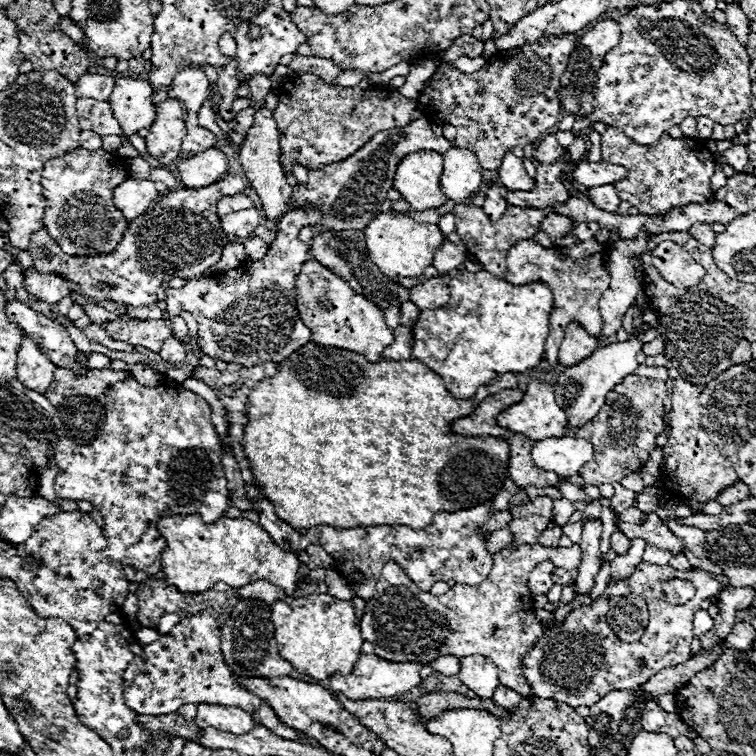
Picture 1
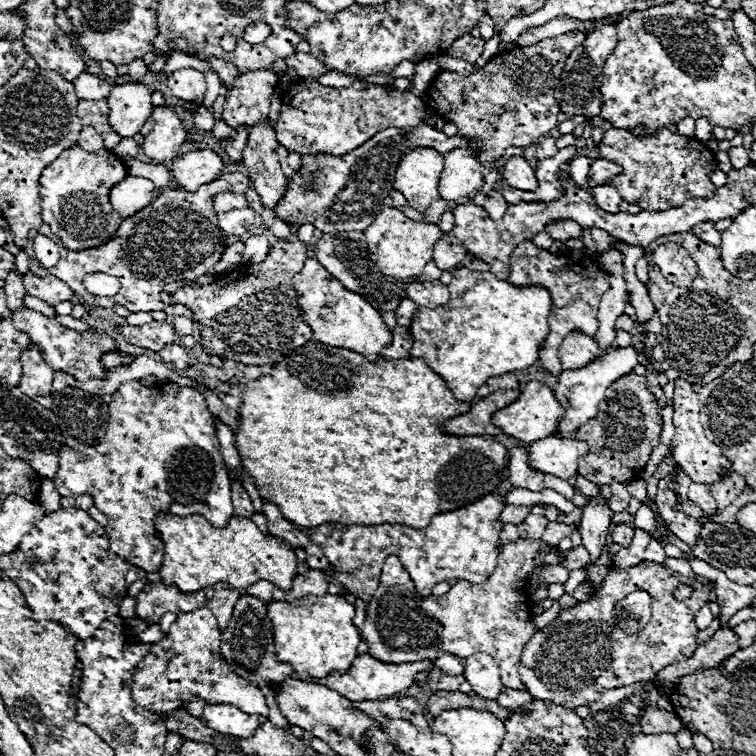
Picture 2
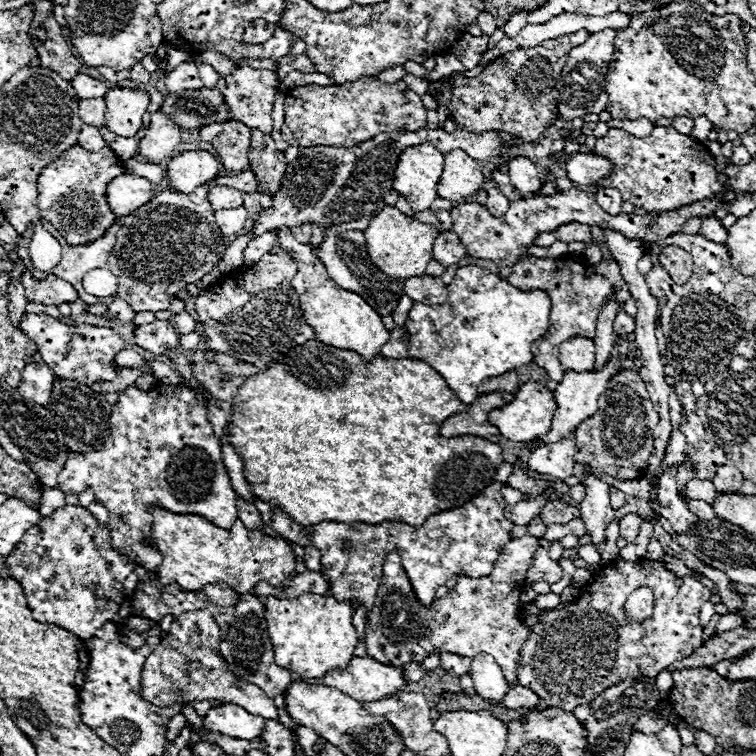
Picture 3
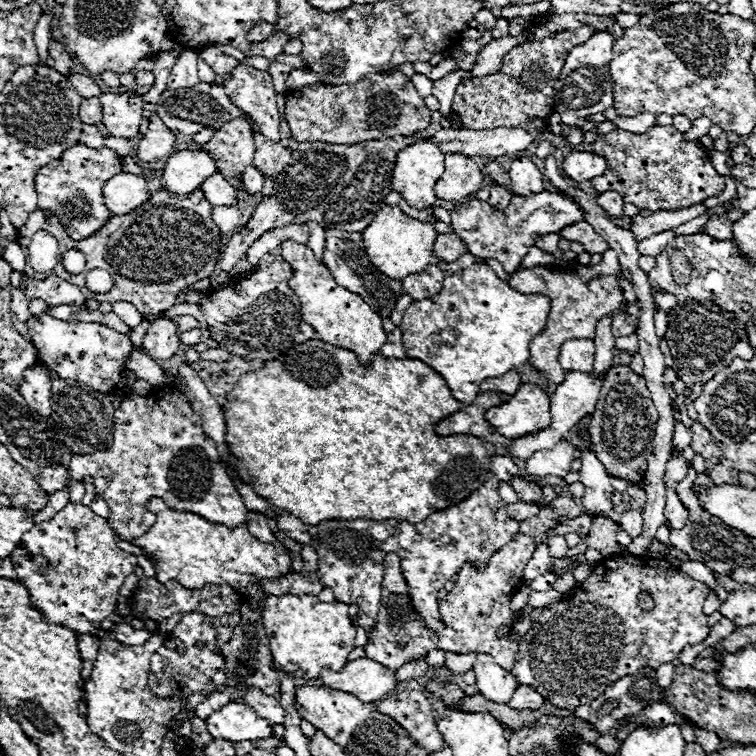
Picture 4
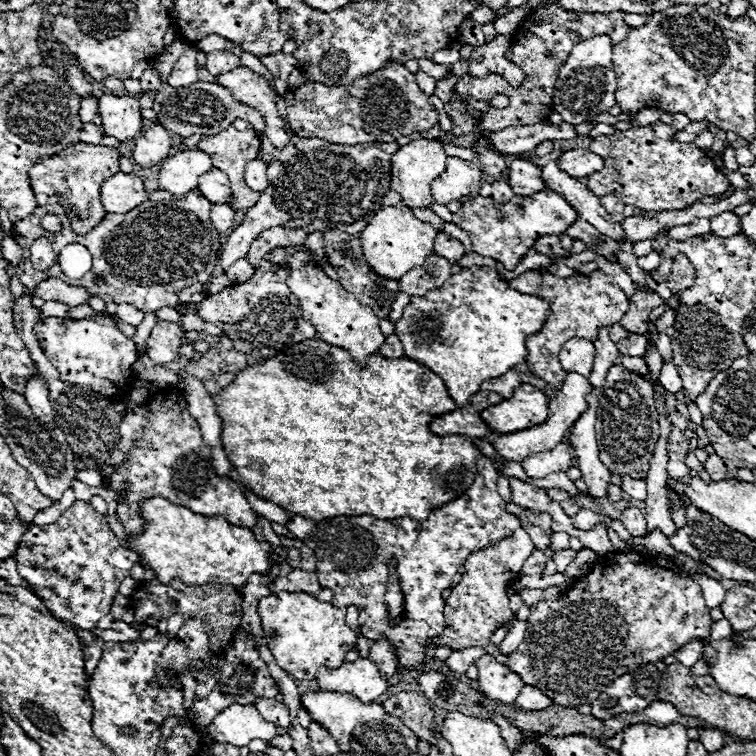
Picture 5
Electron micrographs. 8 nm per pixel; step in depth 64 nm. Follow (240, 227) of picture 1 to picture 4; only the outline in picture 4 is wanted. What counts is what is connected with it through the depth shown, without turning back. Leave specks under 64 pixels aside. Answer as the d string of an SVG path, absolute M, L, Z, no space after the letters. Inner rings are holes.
M216 206L212 208L212 220L222 234L232 234L240 226L240 210L236 206Z

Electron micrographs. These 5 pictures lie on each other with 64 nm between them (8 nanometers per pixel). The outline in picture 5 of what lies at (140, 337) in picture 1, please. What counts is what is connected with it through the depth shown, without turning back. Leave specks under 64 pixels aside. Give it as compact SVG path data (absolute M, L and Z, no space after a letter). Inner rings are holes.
M160 320L146 342L148 346L146 354L152 358L156 366L166 366L168 362L176 360L182 342L184 342L184 328L174 322Z

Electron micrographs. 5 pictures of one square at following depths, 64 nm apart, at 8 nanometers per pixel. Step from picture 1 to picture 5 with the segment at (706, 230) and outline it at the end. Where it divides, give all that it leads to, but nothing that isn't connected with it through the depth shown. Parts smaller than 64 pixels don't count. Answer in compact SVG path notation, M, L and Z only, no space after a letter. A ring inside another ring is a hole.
M722 212L712 218L712 232L722 238L734 236L740 230L740 220L742 216L736 216L734 212Z

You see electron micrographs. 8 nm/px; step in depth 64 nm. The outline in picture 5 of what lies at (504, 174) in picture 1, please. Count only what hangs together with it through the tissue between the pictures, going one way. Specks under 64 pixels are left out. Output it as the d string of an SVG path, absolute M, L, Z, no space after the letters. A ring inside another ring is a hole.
M518 158L510 164L508 180L510 180L514 194L518 194L518 196L532 196L540 190L546 190L544 180L540 178L540 168L522 158Z

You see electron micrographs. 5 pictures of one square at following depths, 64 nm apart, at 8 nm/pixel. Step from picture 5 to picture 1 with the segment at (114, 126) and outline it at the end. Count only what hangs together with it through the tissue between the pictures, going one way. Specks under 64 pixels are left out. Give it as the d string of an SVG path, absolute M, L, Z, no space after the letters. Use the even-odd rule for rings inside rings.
M118 78L108 98L112 114L126 136L148 128L156 118L152 86L140 78Z

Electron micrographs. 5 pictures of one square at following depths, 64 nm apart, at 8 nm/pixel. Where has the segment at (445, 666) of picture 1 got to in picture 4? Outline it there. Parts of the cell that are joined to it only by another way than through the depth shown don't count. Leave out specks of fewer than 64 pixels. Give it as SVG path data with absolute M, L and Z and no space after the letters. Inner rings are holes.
M446 654L446 662L444 666L452 672L452 674L466 674L476 660L478 654Z

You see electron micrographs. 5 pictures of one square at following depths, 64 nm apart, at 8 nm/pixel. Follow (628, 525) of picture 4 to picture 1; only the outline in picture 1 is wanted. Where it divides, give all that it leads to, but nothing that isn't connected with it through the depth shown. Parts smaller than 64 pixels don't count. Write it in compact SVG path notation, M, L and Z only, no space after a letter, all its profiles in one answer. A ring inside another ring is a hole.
M616 530L612 534L612 548L616 550L616 554L624 554L630 548L630 540L620 530Z

